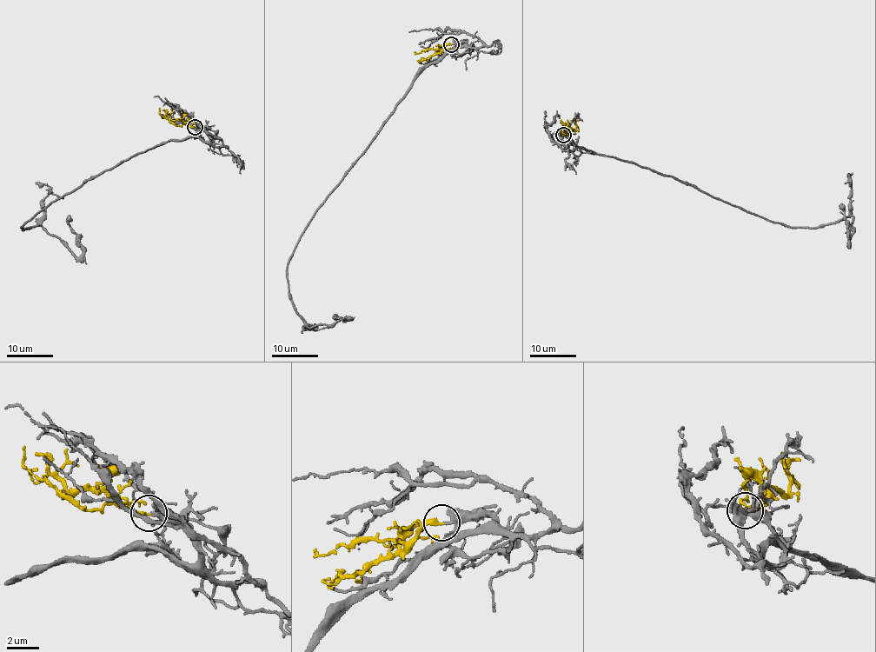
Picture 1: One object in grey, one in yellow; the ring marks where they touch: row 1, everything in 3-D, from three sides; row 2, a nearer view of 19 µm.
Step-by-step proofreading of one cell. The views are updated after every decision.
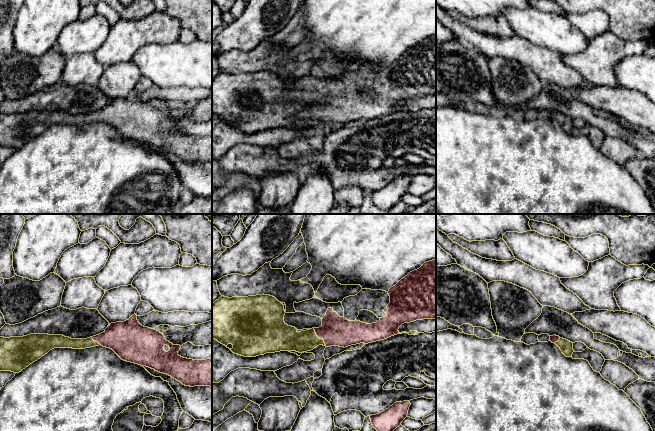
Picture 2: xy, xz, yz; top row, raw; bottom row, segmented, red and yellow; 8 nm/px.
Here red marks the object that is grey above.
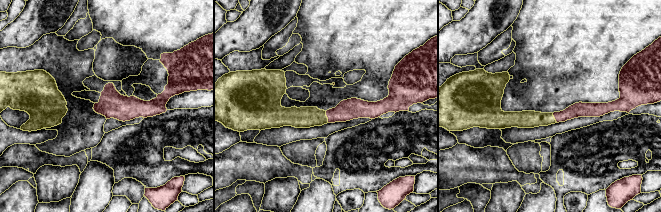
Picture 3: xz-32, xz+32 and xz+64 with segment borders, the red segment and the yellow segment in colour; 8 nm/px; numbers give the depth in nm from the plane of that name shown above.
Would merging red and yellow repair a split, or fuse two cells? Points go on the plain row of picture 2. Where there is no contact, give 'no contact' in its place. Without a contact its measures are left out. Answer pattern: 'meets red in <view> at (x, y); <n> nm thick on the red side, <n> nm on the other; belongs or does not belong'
meets red in xz at (319, 113); 240 nm thick on the red side, 190 nm on the other; belongs

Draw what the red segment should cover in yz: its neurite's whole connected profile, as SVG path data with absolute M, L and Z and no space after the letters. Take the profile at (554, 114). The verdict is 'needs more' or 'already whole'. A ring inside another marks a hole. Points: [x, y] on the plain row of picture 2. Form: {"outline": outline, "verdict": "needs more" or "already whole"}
{"outline": "M556 111L550 112L550 117L555 119L566 133L572 133L574 128L572 118Z", "verdict": "needs more"}

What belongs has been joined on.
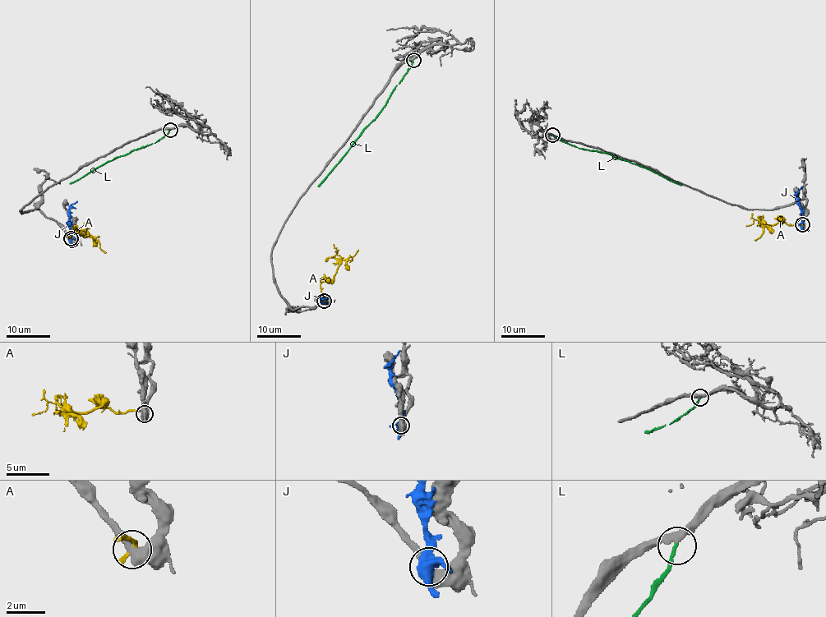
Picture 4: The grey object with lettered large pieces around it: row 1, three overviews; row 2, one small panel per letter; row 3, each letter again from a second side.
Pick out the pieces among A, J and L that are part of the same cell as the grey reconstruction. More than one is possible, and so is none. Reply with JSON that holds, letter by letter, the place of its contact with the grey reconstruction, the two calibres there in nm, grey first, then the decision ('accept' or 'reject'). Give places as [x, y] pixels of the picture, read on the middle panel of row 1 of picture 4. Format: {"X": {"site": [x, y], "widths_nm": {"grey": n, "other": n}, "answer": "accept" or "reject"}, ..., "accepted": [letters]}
{"A": {"site": [325, 301], "widths_nm": {"grey": 440, "other": 240}, "answer": "reject"}, "J": {"site": [324, 301], "widths_nm": {"grey": 360, "other": 440}, "answer": "reject"}, "L": {"site": [413, 60], "widths_nm": {"grey": 280, "other": 120}, "answer": "accept"}, "accepted": ["L"]}

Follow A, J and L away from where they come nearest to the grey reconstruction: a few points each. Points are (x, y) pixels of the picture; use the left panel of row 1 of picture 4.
A: (71, 240), (69, 233), (92, 236), (106, 252)
J: (71, 239), (70, 207), (77, 201)
L: (169, 130), (156, 142), (99, 166), (70, 183)

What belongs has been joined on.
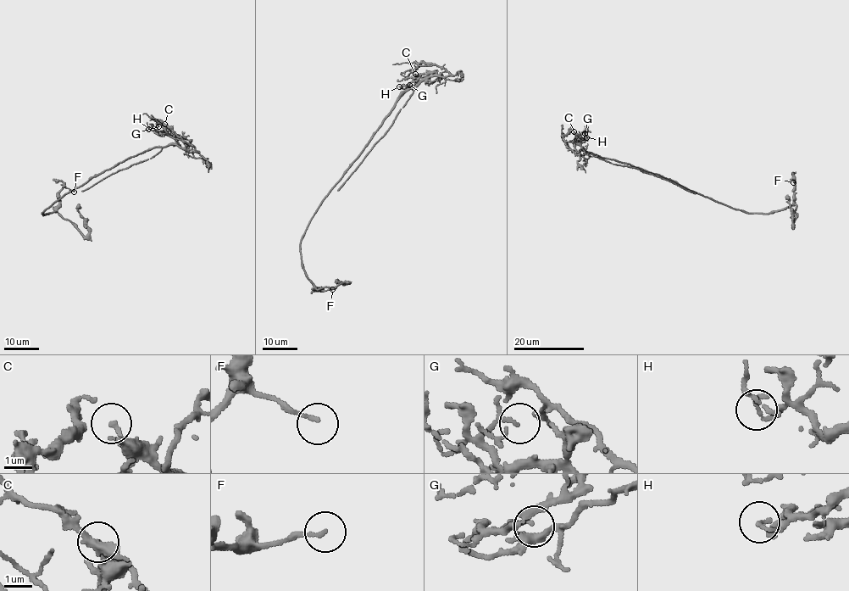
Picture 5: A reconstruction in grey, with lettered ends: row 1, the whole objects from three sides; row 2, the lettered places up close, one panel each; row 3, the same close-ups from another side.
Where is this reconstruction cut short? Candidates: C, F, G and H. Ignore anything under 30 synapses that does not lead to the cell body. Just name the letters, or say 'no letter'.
F

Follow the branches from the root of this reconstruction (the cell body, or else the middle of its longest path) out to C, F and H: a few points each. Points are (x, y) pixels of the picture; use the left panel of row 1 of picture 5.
C: (99, 174), (139, 153), (174, 144), (176, 138), (168, 133), (164, 124)
F: (99, 174), (63, 195), (42, 214), (55, 210), (58, 193), (64, 187), (74, 192)
H: (99, 174), (139, 153), (175, 142), (174, 133), (148, 129)

